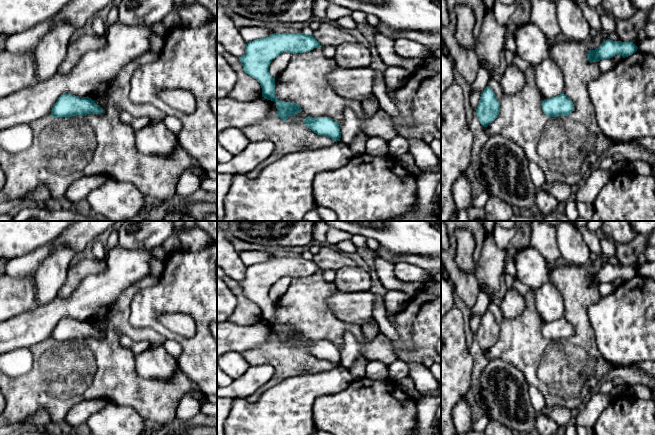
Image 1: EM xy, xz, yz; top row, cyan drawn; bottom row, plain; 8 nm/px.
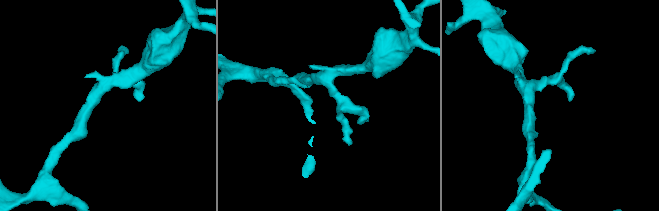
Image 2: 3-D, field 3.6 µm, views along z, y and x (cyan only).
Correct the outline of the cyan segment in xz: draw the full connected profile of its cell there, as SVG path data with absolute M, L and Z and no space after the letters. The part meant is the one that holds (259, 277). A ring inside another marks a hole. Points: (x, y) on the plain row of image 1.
M278 258L248 265L245 277L239 281L244 295L255 302L262 312L262 321L277 327L276 340L284 345L302 335L296 327L278 324L275 316L275 302L269 297L270 287L281 277L291 278L310 276L314 272L322 271L315 261L309 258Z

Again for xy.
M72 318L61 319L51 334L51 340L54 342L101 337L102 332L88 320L78 321Z

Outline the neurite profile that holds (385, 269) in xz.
M375 252L375 271L380 283L385 289L388 291L398 290L410 297L413 297L418 291L423 289L423 283L421 282L404 282L397 279L394 275L394 265L391 261L380 257Z

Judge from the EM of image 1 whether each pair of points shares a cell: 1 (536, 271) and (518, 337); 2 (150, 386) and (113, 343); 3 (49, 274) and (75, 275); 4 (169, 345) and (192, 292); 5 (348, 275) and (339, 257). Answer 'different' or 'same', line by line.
1: different
2: same
3: different
4: different
5: different

